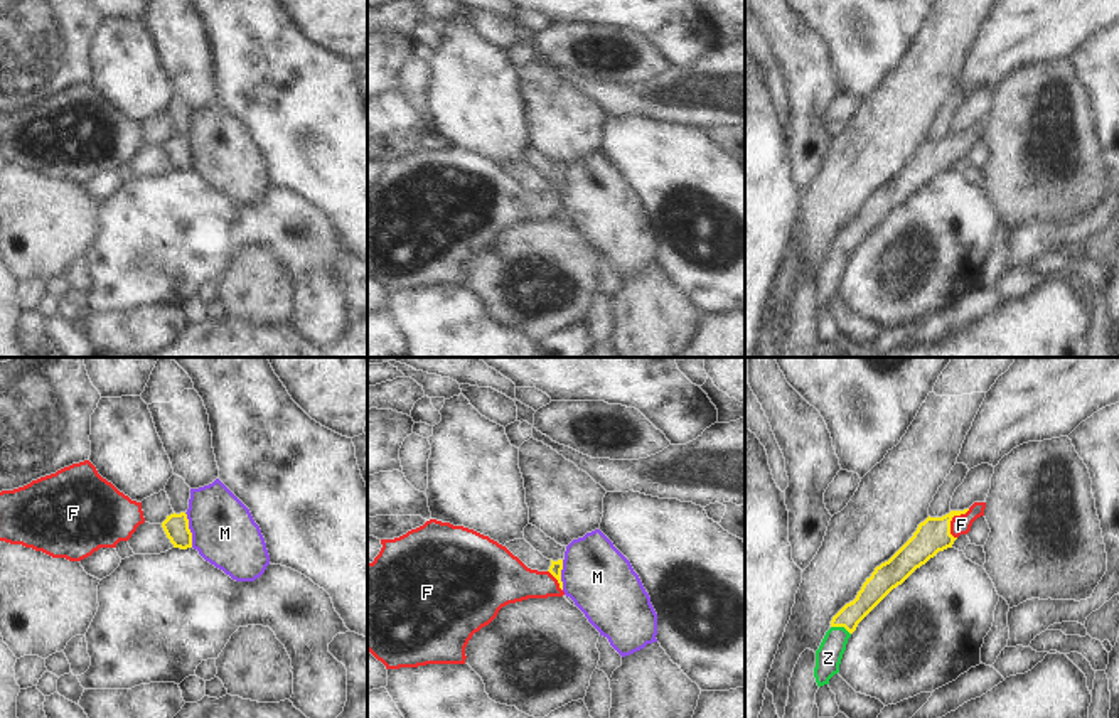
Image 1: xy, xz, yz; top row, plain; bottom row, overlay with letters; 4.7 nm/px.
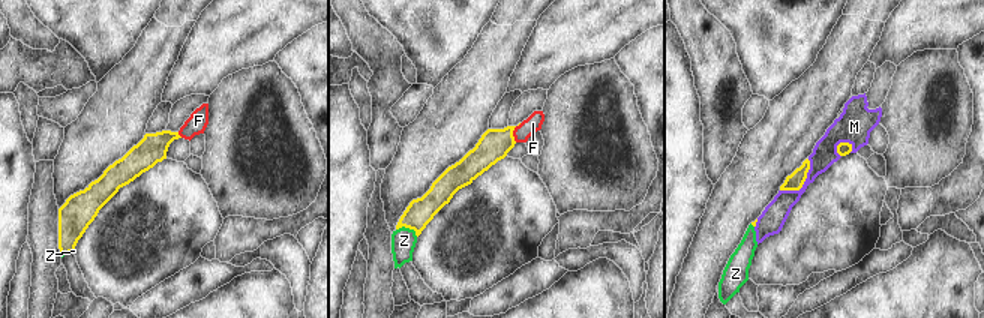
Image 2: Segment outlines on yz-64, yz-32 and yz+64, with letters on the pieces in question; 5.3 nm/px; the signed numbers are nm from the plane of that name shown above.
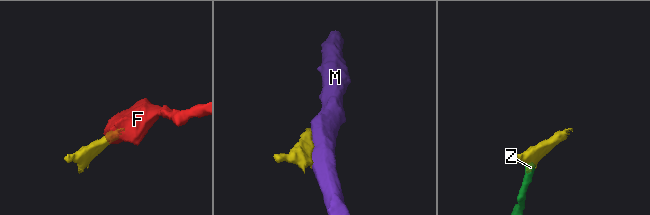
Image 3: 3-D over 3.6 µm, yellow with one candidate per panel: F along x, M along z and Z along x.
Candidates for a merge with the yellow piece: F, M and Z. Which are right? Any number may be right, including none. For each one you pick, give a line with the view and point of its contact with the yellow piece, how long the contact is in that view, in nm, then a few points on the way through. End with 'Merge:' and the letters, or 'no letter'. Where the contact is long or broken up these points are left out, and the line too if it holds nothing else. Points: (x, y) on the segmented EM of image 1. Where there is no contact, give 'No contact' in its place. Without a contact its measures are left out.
F: Touches yellow at yz (951, 519). Shared border 160 nm. Path across: yz (934, 535), (951, 519), (961, 525)
Z: Touches yellow at yz (841, 626). Shared border 100 nm. Path across: yz (877, 587), (841, 626), (828, 658)
Merge: F, Z

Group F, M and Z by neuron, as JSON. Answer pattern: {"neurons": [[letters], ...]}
{"neurons": [["F", "Z"], ["M"]]}

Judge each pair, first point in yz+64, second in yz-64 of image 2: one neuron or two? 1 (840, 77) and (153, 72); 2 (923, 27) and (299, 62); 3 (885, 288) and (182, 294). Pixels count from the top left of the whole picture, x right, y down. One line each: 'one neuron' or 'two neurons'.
1: one neuron
2: two neurons
3: two neurons

